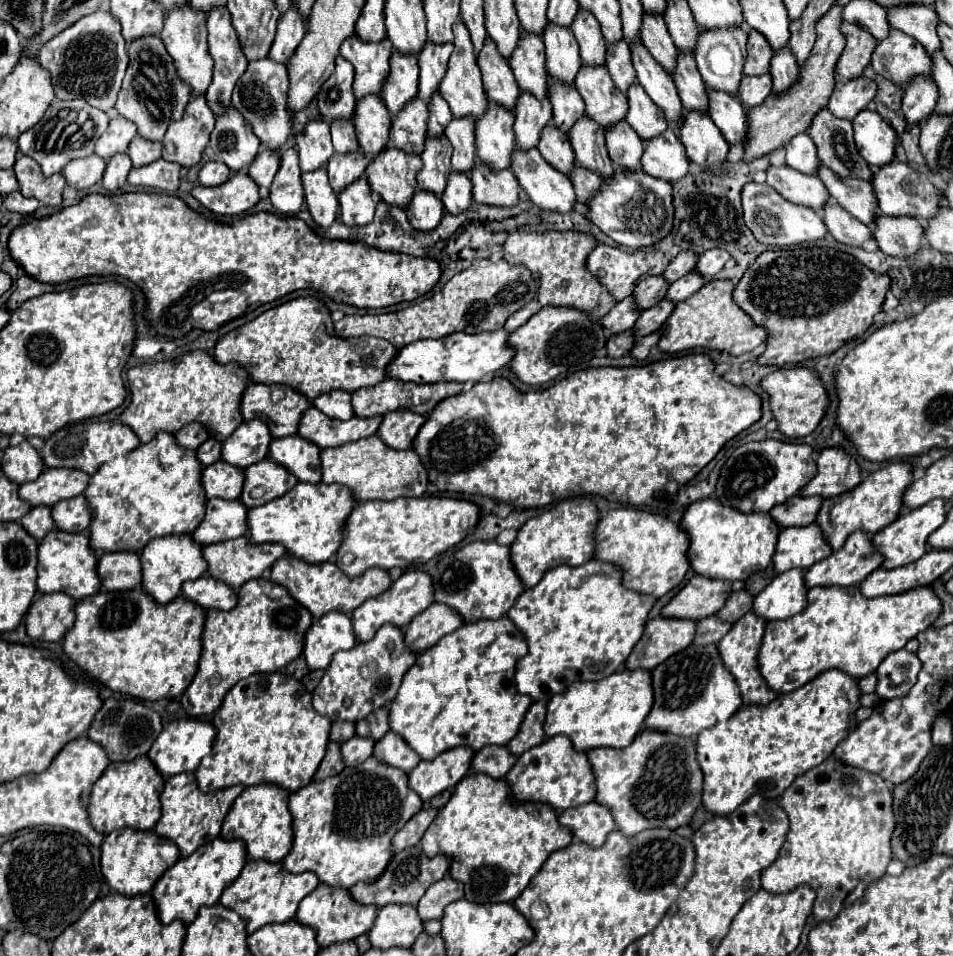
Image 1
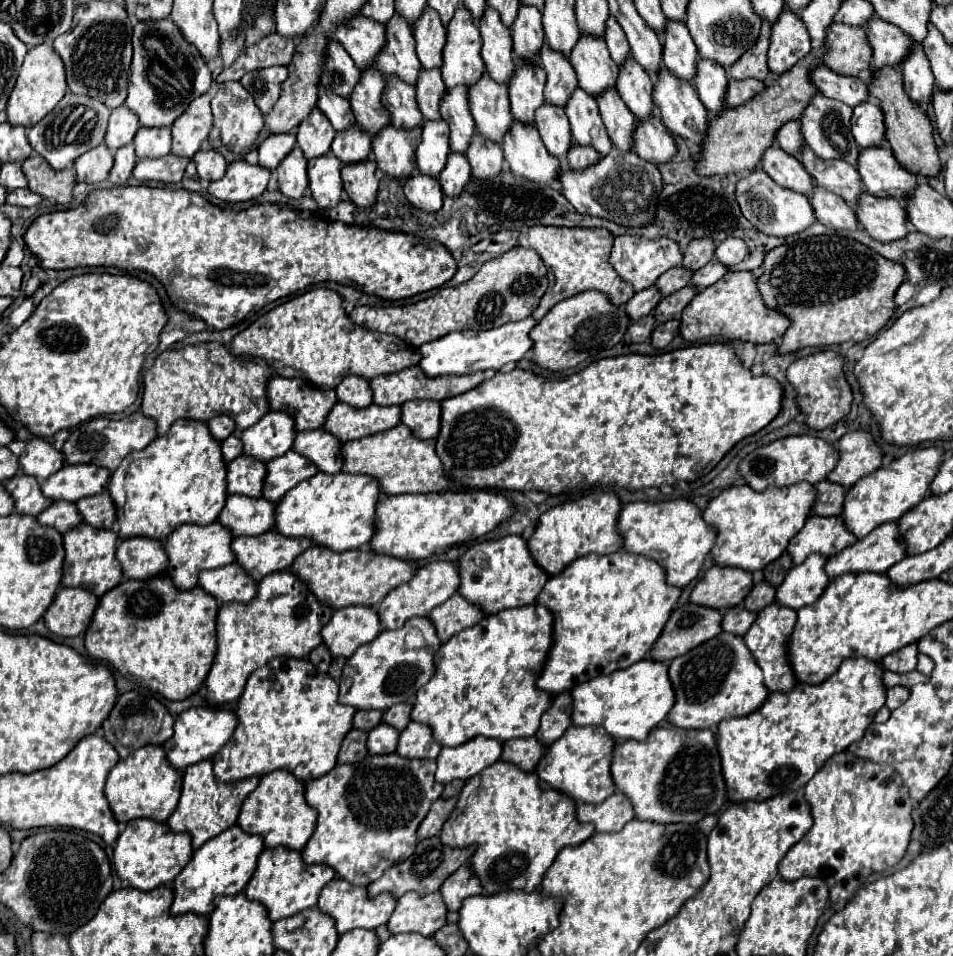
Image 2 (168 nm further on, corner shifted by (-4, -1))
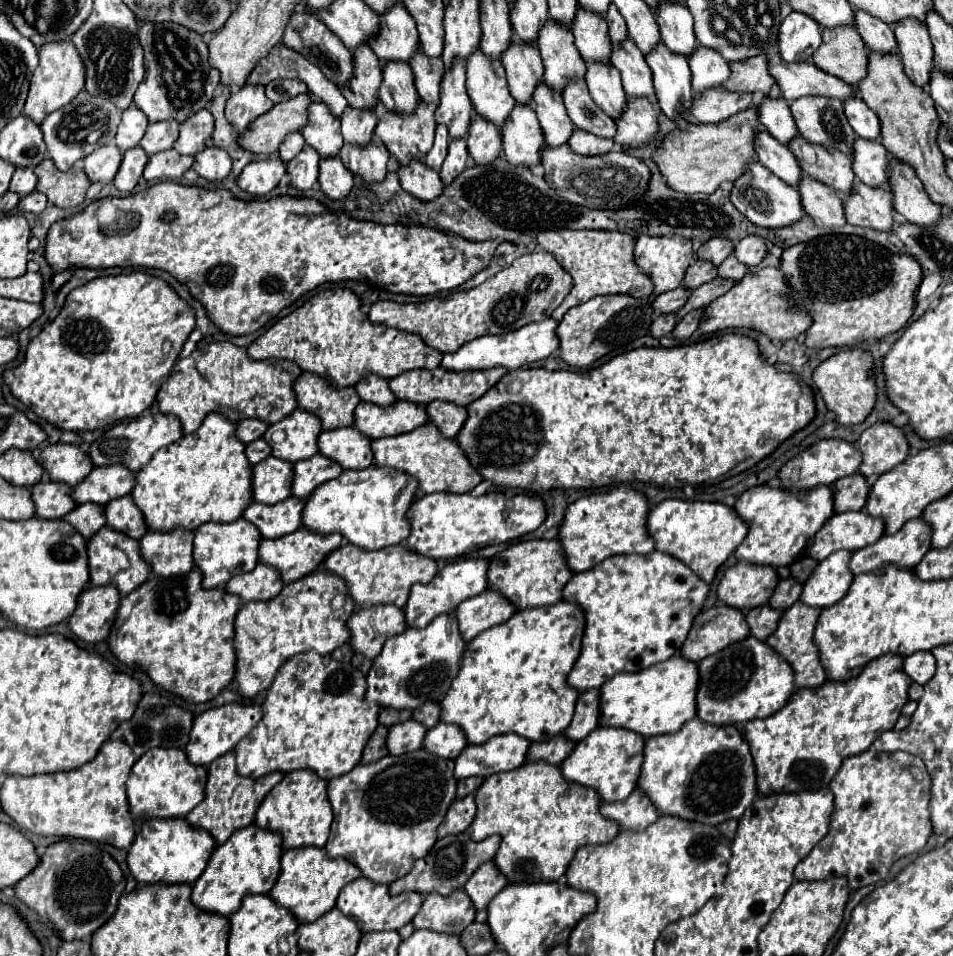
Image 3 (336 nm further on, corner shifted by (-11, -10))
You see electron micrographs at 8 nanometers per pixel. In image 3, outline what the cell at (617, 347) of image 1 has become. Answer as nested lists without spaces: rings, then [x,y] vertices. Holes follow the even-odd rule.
[[[660,314],[654,322],[652,322],[652,336],[656,338],[662,338],[662,336],[668,336],[676,326],[676,316],[674,314]]]

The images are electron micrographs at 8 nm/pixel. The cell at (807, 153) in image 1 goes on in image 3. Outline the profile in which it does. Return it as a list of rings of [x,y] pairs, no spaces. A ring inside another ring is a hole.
[[[766,96],[758,104],[758,114],[762,126],[780,142],[780,144],[790,144],[792,138],[798,136],[796,132],[796,122],[792,120],[790,106],[784,98],[770,98]]]

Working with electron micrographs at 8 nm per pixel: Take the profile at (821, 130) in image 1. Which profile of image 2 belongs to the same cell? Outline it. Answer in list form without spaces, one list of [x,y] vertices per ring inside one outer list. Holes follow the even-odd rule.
[[[817,93],[809,101],[809,105],[805,107],[799,123],[801,123],[801,133],[805,139],[805,145],[809,145],[817,157],[821,157],[821,159],[845,159],[847,163],[857,165],[859,147],[851,135],[851,107],[849,105]]]

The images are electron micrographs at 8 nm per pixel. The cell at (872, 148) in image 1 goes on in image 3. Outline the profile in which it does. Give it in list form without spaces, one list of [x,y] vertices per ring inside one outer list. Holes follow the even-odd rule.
[[[852,98],[844,102],[844,110],[848,116],[850,126],[854,128],[854,132],[864,138],[864,140],[876,140],[880,138],[880,118],[876,116],[876,112],[872,112],[862,98]]]

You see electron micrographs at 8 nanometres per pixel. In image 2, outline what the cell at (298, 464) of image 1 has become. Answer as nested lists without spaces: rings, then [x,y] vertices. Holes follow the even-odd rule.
[[[323,427],[297,433],[293,443],[293,451],[305,455],[319,467],[319,471],[331,473],[331,475],[339,473],[343,467],[341,447],[343,443]]]

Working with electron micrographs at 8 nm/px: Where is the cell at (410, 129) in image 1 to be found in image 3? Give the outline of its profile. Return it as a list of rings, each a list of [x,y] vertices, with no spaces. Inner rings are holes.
[[[392,62],[384,66],[380,102],[388,112],[396,114],[410,114],[416,110],[420,96],[414,88],[414,74],[408,64]]]

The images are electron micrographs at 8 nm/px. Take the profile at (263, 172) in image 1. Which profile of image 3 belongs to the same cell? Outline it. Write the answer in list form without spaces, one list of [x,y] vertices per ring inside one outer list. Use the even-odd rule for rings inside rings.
[[[294,132],[294,134],[288,134],[286,136],[286,140],[282,142],[282,146],[280,146],[280,150],[278,150],[278,154],[280,154],[280,160],[286,164],[286,162],[290,162],[302,148],[304,148],[304,138],[302,138],[302,134],[300,132]]]

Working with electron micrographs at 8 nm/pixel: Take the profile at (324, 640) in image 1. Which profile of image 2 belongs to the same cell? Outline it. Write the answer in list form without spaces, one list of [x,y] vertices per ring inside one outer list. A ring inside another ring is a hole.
[[[351,605],[337,609],[321,635],[333,657],[351,657],[357,647],[373,641],[381,631],[383,625],[375,607]]]

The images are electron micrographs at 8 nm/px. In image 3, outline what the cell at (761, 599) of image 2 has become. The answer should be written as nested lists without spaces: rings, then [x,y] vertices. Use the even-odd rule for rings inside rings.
[[[794,578],[780,580],[778,586],[776,586],[776,590],[772,592],[768,604],[774,610],[786,610],[786,608],[790,608],[800,598],[800,592],[802,592],[802,584],[796,582]]]

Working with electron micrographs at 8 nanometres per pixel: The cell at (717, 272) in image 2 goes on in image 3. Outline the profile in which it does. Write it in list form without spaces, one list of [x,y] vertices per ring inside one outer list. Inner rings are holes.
[[[728,256],[720,266],[718,266],[718,278],[724,278],[724,280],[742,280],[742,276],[746,274],[746,266],[740,264],[734,256]]]

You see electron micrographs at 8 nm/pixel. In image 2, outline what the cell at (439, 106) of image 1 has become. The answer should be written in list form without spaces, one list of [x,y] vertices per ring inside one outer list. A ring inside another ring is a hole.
[[[437,67],[435,69],[421,69],[415,89],[417,89],[417,103],[419,103],[423,117],[429,121],[439,119],[441,117],[439,115],[439,101],[447,89],[441,79],[441,71]]]

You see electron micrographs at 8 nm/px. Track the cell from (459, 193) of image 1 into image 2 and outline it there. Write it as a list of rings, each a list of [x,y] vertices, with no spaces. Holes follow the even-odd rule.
[[[449,153],[445,169],[439,173],[439,183],[445,195],[459,195],[465,187],[465,183],[471,177],[471,167],[469,161],[465,159],[463,153]]]

